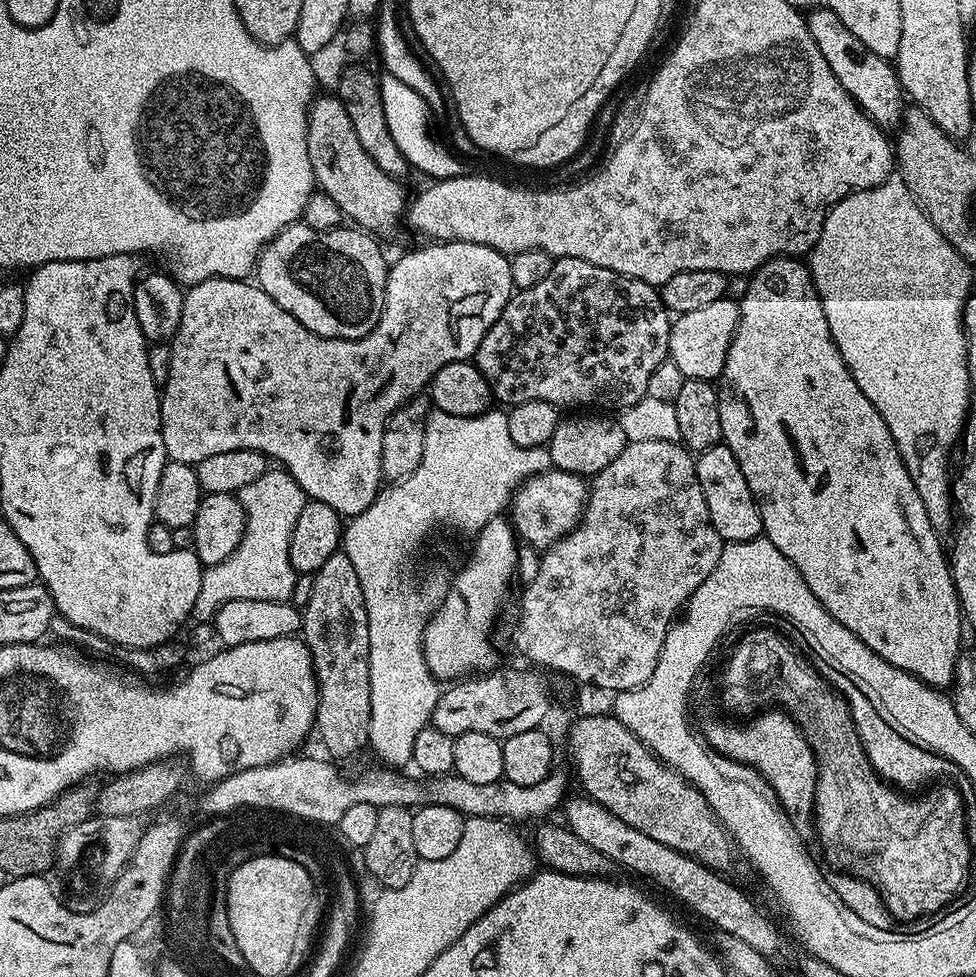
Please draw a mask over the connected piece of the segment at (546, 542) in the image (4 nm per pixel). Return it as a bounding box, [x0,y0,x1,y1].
[510,468,590,550]

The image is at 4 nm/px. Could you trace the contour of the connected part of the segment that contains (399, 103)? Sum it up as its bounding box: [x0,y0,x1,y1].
[379,73,465,180]

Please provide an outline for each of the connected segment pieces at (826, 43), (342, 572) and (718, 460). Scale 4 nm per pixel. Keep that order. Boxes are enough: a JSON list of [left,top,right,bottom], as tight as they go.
[[807,6,906,129],[302,550,370,756],[695,442,764,544]]

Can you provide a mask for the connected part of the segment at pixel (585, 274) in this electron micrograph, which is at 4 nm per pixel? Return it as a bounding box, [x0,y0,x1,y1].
[474,257,672,414]

